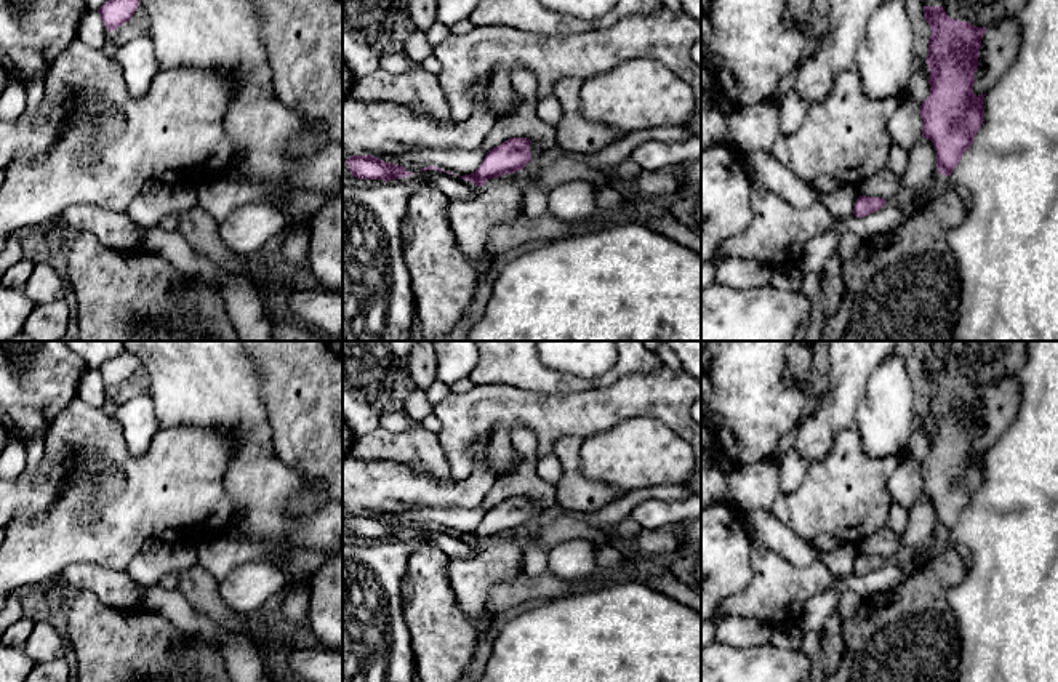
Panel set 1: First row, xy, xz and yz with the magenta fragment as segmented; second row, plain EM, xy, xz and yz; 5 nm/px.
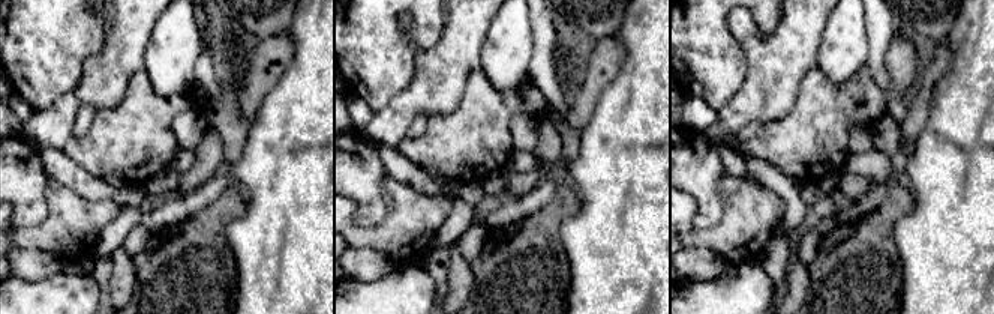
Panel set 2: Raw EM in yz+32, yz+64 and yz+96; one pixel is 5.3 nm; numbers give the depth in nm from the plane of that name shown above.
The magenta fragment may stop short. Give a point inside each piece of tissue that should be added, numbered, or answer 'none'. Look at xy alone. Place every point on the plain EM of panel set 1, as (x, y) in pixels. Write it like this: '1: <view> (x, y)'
none

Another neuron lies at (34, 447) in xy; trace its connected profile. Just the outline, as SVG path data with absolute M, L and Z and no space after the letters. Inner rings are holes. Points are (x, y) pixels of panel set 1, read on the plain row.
M8 423L6 429L10 432L10 437L21 439L26 445L27 464L22 475L29 477L43 459L43 439L26 439L21 429L16 427L13 423Z

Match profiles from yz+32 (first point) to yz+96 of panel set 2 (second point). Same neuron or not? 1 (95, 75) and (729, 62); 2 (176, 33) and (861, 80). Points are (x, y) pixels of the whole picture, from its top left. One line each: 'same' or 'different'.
1: different
2: different

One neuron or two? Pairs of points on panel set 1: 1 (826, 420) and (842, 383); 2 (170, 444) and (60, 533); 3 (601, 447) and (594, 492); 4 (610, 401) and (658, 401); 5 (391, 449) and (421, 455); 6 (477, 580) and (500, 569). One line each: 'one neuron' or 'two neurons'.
1: one neuron
2: one neuron
3: two neurons
4: one neuron
5: one neuron
6: one neuron

